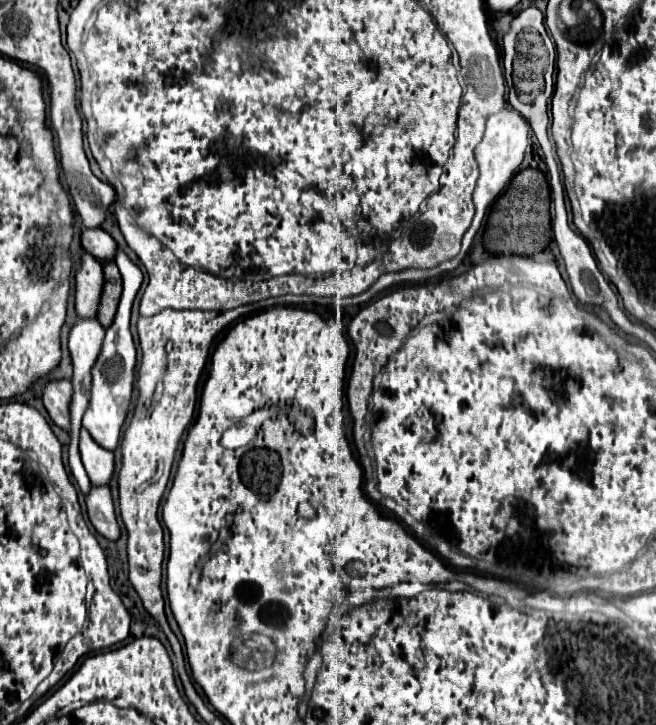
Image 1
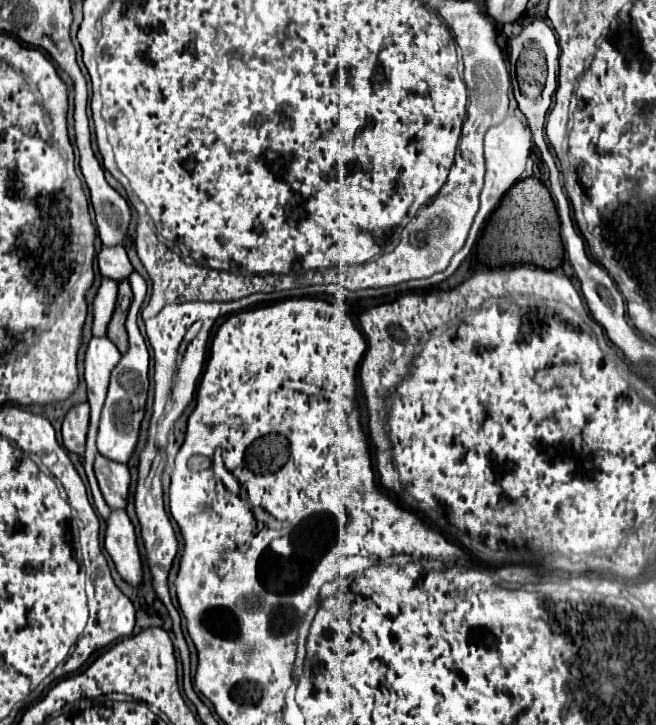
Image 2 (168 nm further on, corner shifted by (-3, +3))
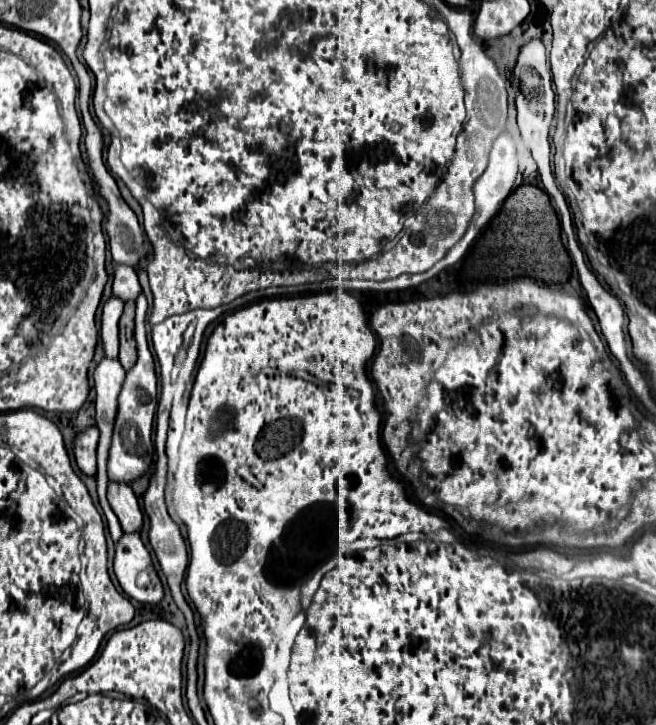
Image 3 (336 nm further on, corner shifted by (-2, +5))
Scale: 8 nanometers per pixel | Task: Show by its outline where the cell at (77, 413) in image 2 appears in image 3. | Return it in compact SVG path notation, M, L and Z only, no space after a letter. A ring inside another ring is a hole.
M96 427L82 431L74 441L76 465L84 475L90 475L90 477L94 477L94 471L96 471L96 459L94 459L96 447L98 447L98 429Z

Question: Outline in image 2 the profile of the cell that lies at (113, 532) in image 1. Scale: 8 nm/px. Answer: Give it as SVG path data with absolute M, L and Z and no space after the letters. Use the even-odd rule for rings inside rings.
M111 509L111 515L105 527L105 549L111 555L119 575L131 585L139 585L141 557L137 549L137 537L123 509Z

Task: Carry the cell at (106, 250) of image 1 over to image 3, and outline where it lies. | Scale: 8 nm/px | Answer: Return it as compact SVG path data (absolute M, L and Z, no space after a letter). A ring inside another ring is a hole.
M116 265L114 269L114 285L112 285L114 297L126 301L136 301L136 297L142 293L142 287L138 283L136 271L126 265Z

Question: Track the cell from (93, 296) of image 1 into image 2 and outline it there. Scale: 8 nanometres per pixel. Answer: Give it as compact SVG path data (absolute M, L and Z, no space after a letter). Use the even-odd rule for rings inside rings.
M103 277L93 299L93 335L99 337L107 333L107 323L113 315L115 299L117 299L117 281Z

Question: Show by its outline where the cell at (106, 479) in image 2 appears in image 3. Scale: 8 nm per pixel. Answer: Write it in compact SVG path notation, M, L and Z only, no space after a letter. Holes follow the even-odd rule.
M110 483L108 487L108 501L114 509L116 517L120 519L124 533L140 533L142 529L142 511L138 505L136 495L124 483Z

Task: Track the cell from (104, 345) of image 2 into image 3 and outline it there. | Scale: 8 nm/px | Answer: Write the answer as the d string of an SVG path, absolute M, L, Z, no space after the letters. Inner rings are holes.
M104 357L100 365L94 371L94 383L96 383L96 425L100 429L100 443L98 443L98 473L96 473L96 483L98 483L98 497L100 497L100 507L104 511L104 517L108 521L108 531L114 543L118 543L118 537L122 537L122 527L114 511L110 509L110 503L106 499L106 489L108 489L108 451L110 451L110 439L112 439L112 429L114 429L114 415L118 413L118 391L122 391L122 379L126 377L126 371L122 369L120 361L112 361Z

